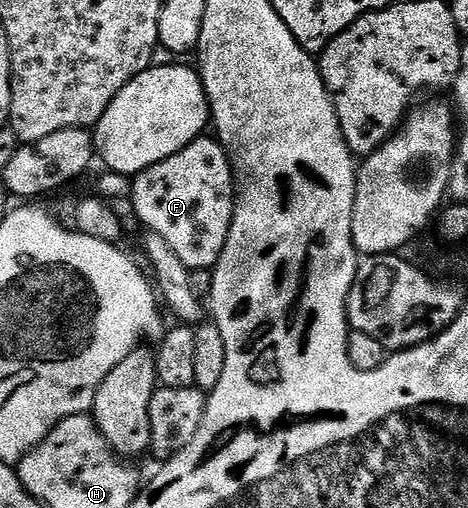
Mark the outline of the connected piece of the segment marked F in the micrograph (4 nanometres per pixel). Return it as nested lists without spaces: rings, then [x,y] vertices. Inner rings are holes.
[[[205,139],[194,140],[171,158],[143,170],[131,180],[134,214],[146,224],[144,227],[148,231],[159,234],[159,238],[163,238],[163,242],[167,242],[167,246],[171,246],[171,250],[179,254],[179,262],[183,262],[190,269],[212,269],[213,265],[219,262],[233,221],[235,189],[229,155],[216,139]]]

